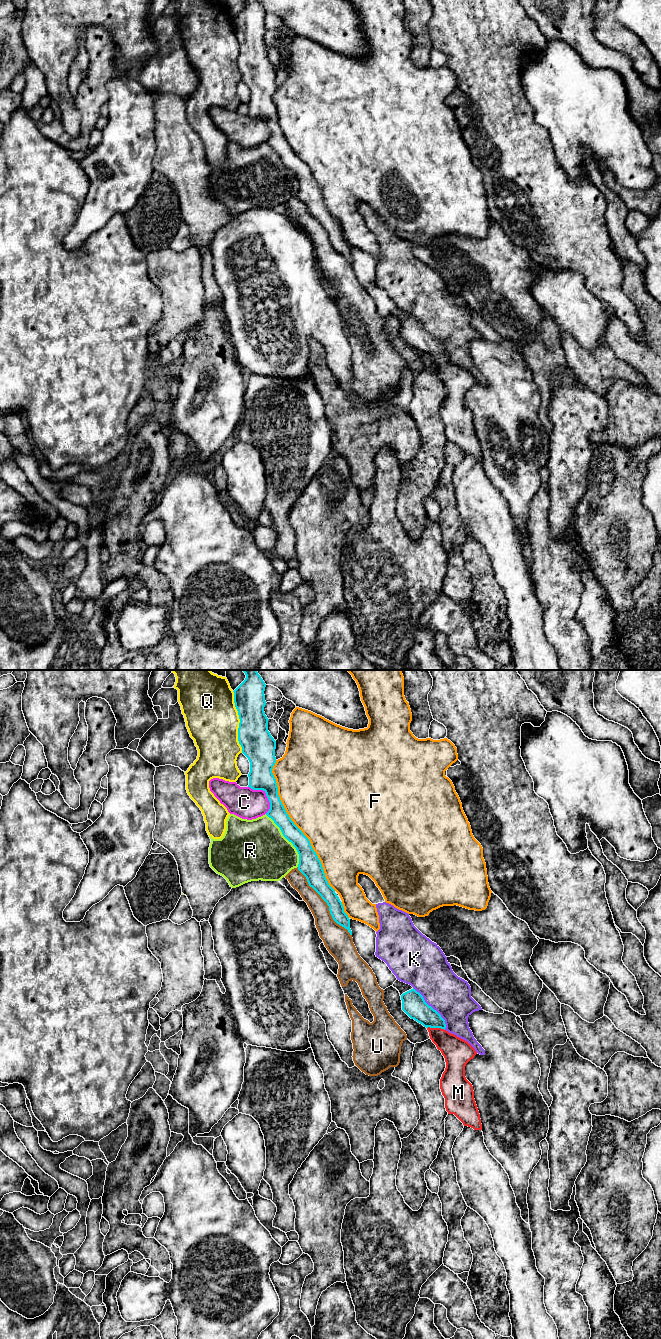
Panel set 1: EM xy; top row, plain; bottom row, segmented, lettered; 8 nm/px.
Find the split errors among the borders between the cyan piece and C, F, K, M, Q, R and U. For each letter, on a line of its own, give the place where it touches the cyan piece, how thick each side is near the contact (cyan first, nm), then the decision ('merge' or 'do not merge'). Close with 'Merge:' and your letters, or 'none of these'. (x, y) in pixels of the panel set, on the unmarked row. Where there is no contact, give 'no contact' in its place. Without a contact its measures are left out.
C: xy (266, 123) | 190/260 nm | do not merge
F: xy (295, 153) | 140/500 nm | do not merge
K: xy (432, 336) | 190/320 nm | do not merge
M: xy (436, 355) | 190/220 nm | merge
Q: xy (240, 50) | 260/420 nm | do not merge
R: xy (288, 168) | 170/460 nm | do not merge
U: xy (326, 230) | 150/180 nm | do not merge
Merge: M

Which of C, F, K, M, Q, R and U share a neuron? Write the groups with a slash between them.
C / F / K / M / Q / R / U

